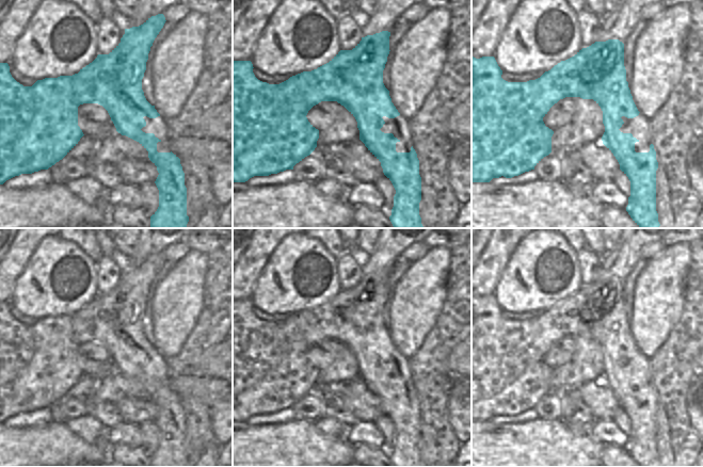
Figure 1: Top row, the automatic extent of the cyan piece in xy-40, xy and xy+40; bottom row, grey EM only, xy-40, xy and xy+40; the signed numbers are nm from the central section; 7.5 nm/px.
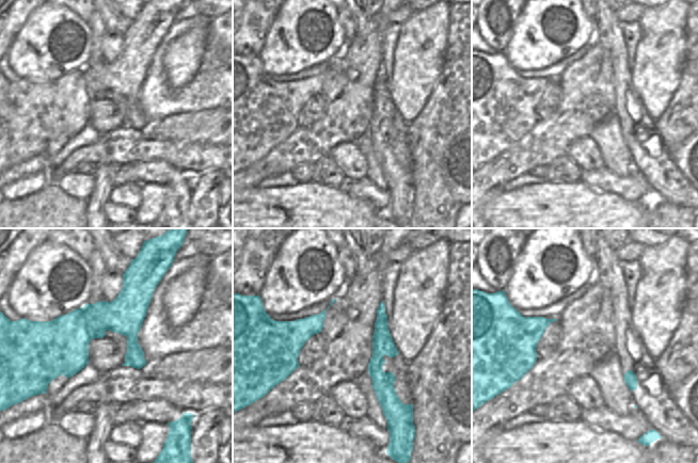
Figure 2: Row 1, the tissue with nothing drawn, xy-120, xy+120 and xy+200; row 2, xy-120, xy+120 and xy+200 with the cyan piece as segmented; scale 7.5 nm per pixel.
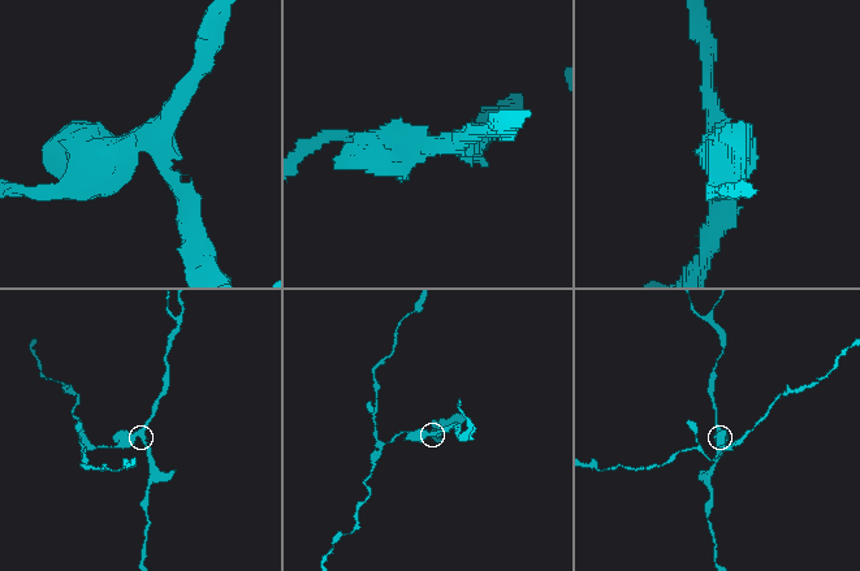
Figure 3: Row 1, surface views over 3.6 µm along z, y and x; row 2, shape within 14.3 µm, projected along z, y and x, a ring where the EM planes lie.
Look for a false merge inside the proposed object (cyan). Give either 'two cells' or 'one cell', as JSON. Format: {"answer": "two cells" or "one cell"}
{"answer": "two cells"}

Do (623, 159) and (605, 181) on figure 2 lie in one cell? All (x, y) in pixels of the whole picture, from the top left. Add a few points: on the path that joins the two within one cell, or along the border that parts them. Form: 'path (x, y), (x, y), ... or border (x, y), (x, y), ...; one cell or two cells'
border (605, 166), (617, 175), (627, 175), (633, 168); two cells

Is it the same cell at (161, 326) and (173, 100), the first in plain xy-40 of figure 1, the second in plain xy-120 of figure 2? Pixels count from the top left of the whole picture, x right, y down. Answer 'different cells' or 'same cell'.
different cells

